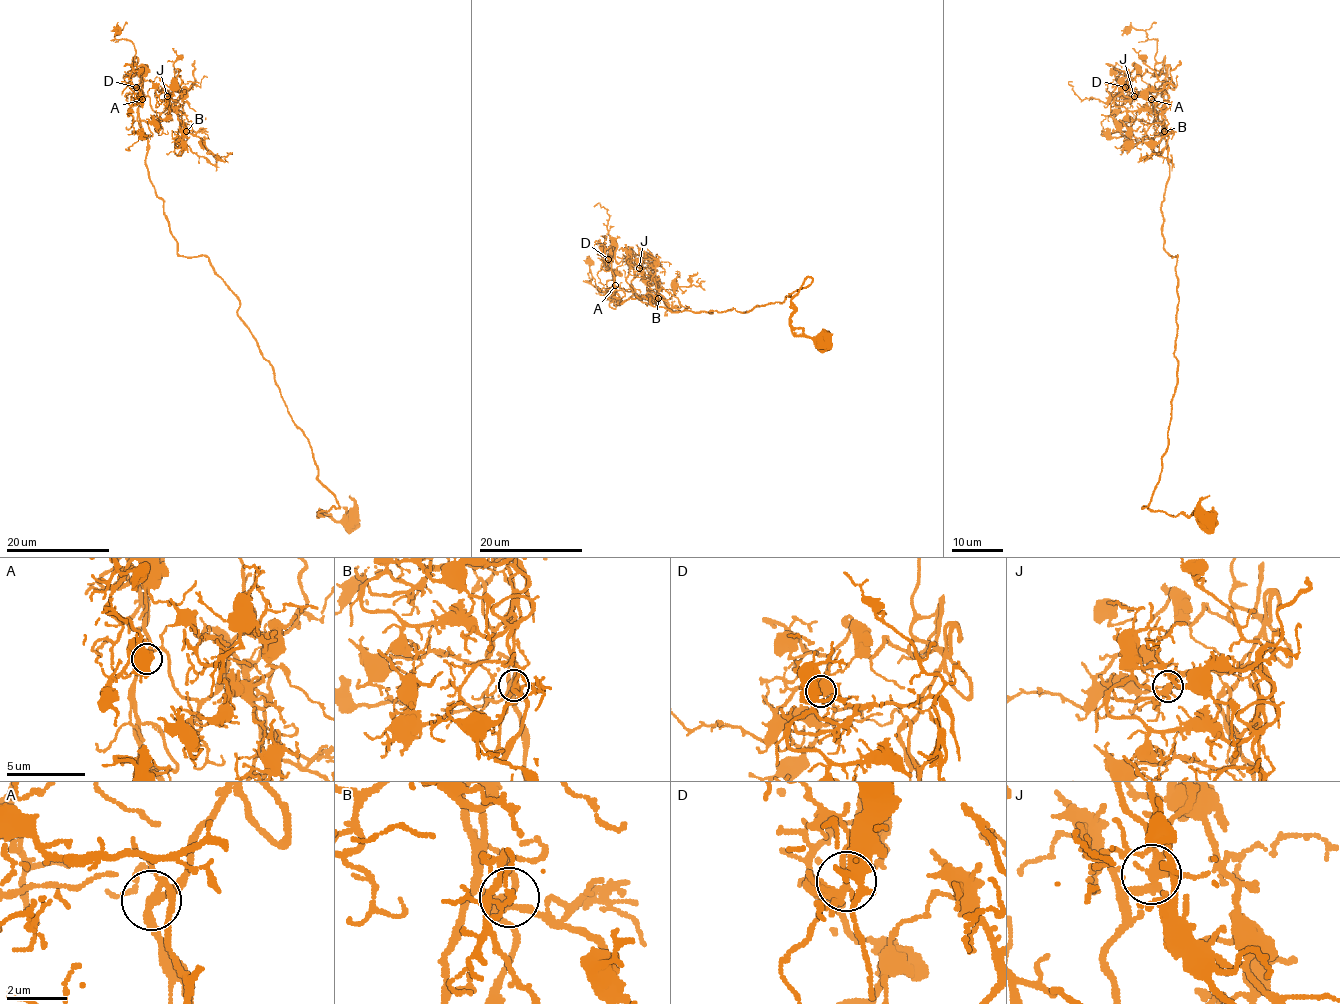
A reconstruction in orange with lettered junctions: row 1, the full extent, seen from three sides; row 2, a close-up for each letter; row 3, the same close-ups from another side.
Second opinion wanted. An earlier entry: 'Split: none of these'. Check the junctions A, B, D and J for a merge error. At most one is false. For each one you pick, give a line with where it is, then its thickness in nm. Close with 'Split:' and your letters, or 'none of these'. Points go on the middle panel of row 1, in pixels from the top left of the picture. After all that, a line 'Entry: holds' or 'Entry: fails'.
Split: none of these
Entry: holds

